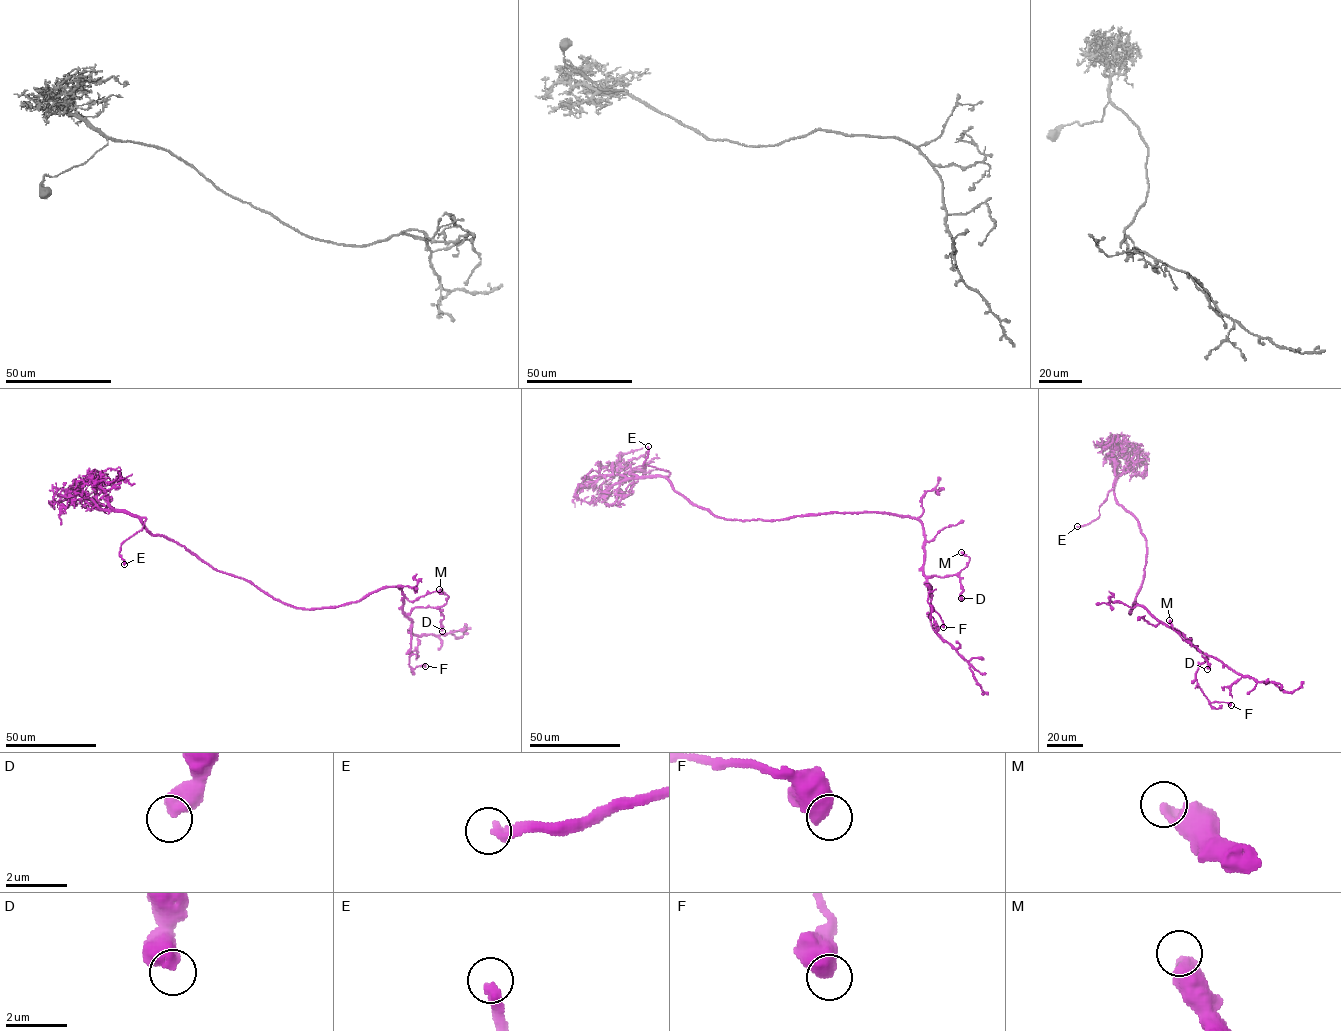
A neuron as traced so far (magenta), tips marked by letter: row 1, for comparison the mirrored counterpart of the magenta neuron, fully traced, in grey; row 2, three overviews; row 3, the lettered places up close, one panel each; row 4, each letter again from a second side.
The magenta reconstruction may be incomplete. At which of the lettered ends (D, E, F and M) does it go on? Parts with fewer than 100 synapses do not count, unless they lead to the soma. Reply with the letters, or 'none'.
E

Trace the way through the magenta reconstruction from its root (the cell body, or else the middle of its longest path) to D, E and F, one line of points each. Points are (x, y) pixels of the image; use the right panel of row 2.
D: (1132, 608), (1130, 615), (1135, 604), (1141, 605), (1191, 644), (1191, 638), (1189, 641), (1201, 653), (1207, 669)
E: (1132, 608), (1146, 564), (1146, 540), (1137, 520), (1117, 502), (1112, 489), (1099, 507), (1099, 516), (1077, 526)
F: (1132, 608), (1130, 615), (1136, 604), (1145, 608), (1202, 651), (1197, 686), (1210, 702), (1231, 705)

